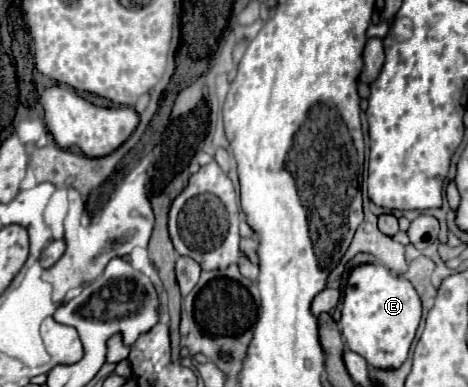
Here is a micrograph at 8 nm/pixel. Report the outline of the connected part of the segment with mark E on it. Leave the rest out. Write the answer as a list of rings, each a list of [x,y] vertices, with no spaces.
[[[371,263],[355,267],[349,275],[341,305],[341,333],[351,351],[367,359],[371,367],[399,367],[409,353],[421,321],[421,301],[413,285],[389,273],[387,267]]]

